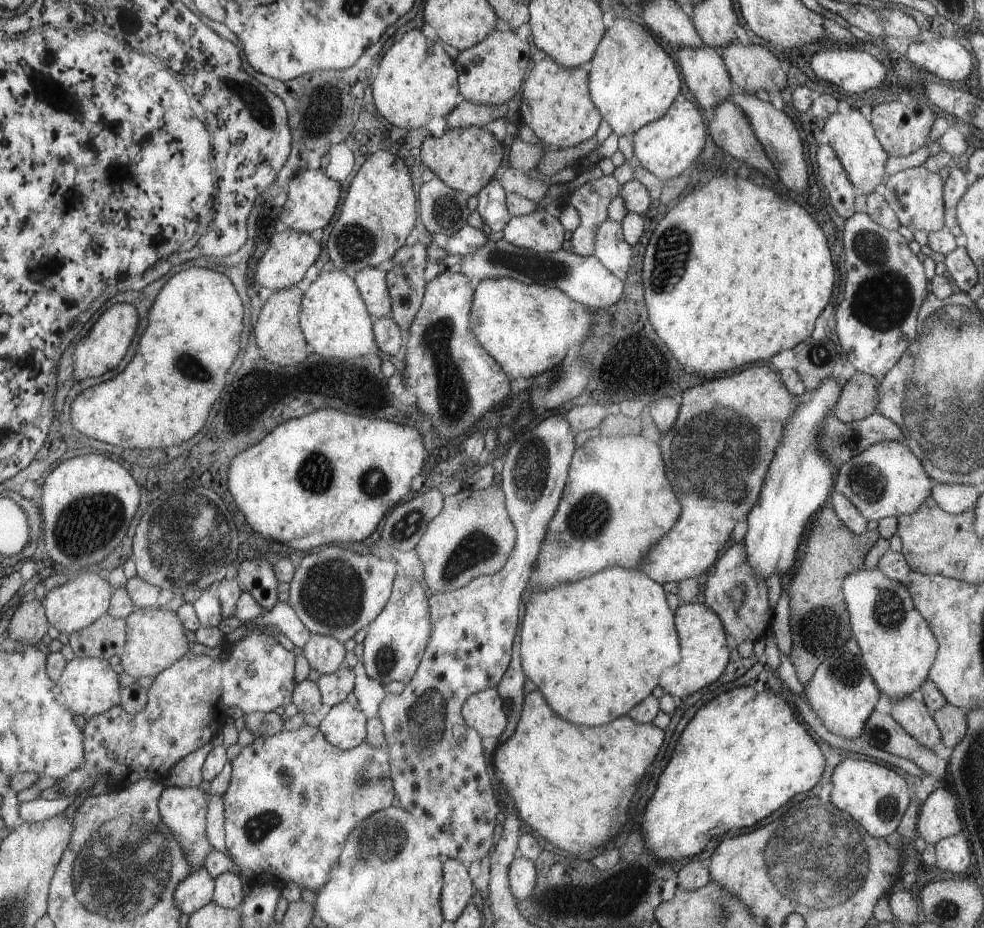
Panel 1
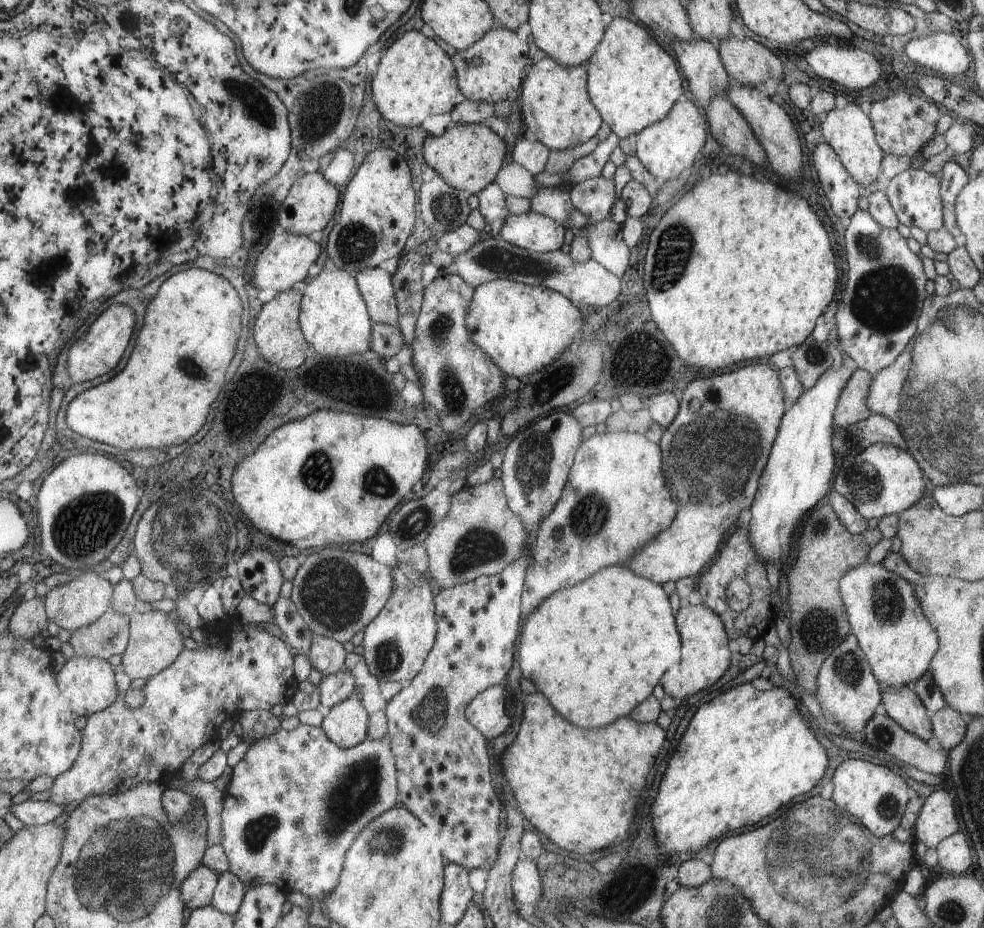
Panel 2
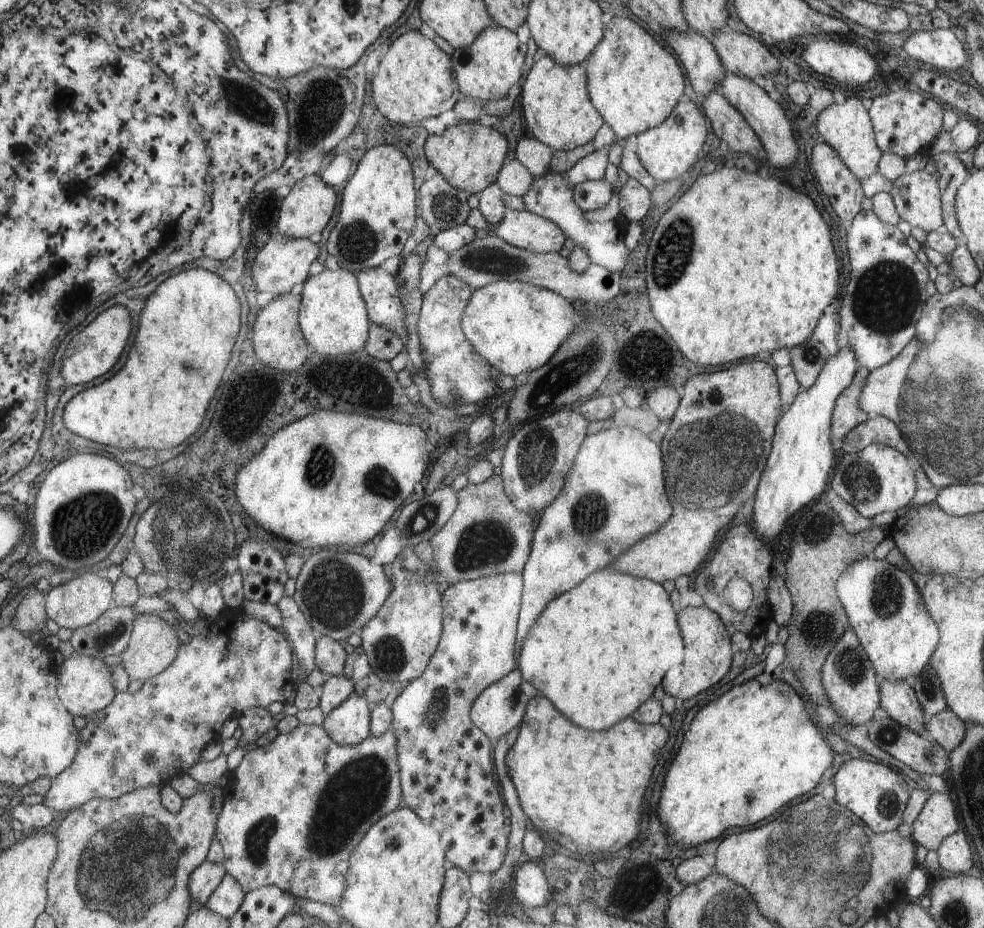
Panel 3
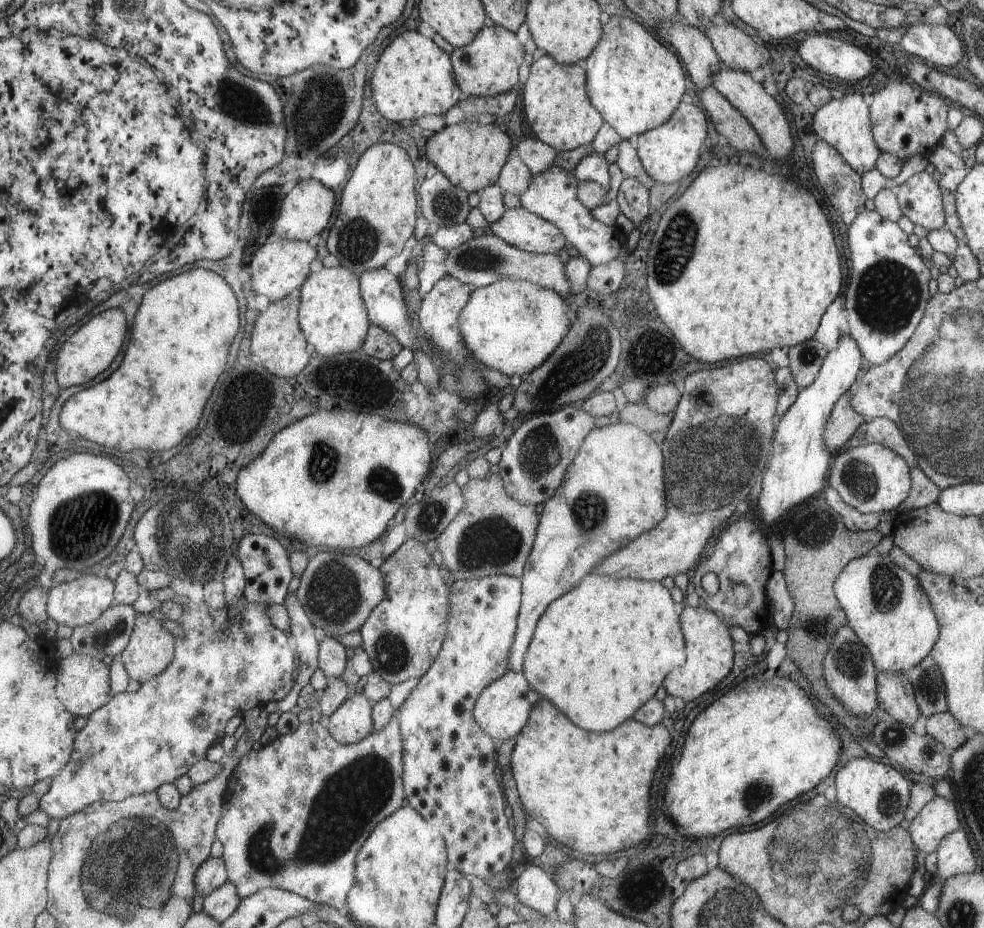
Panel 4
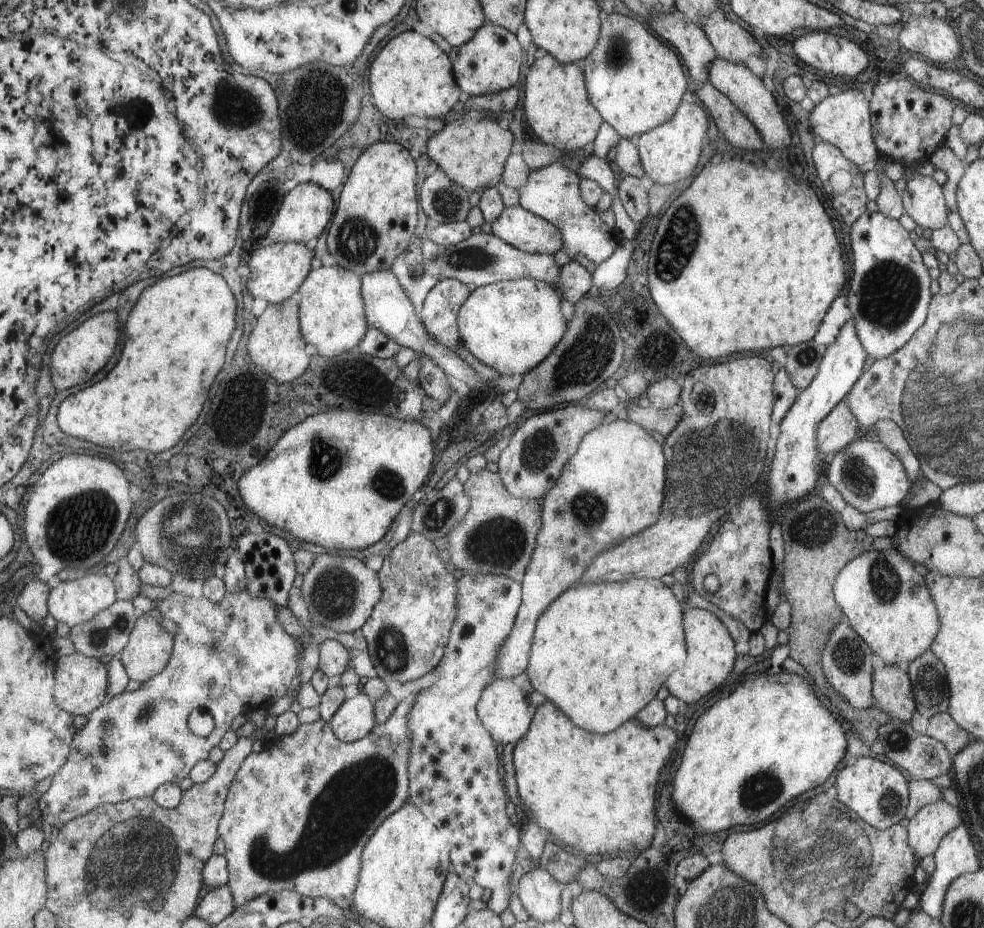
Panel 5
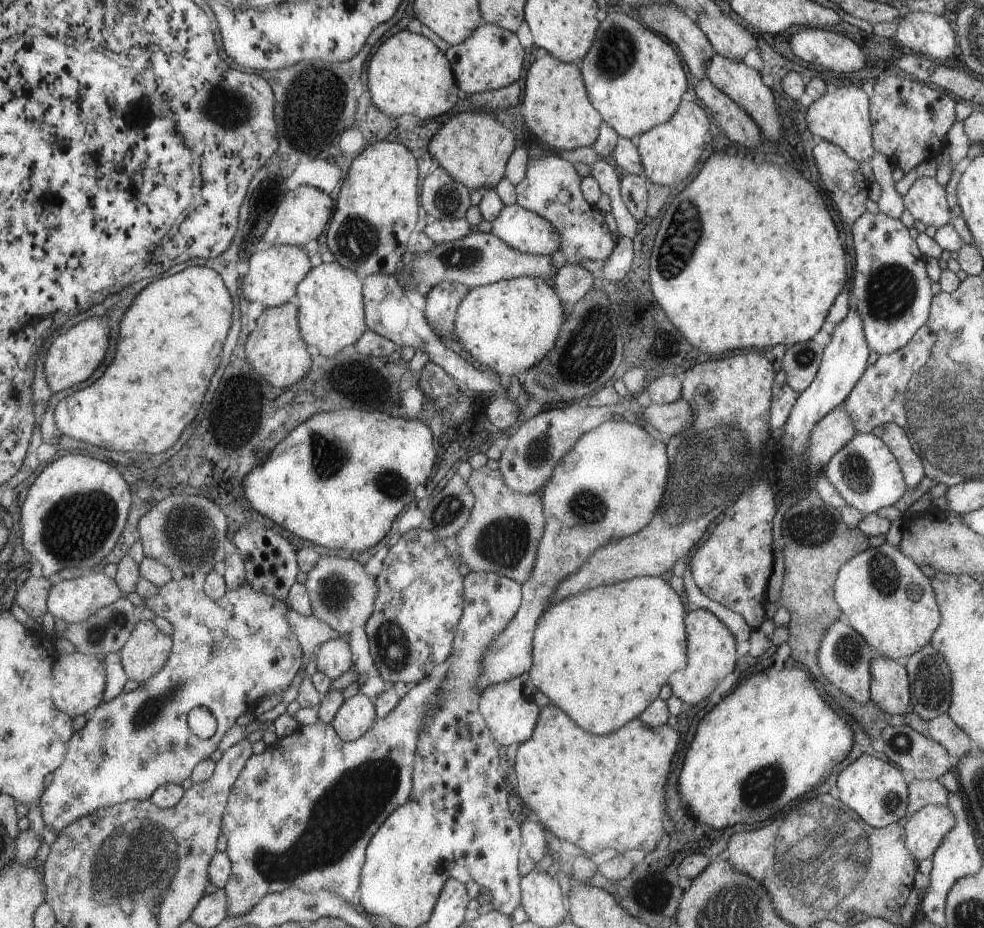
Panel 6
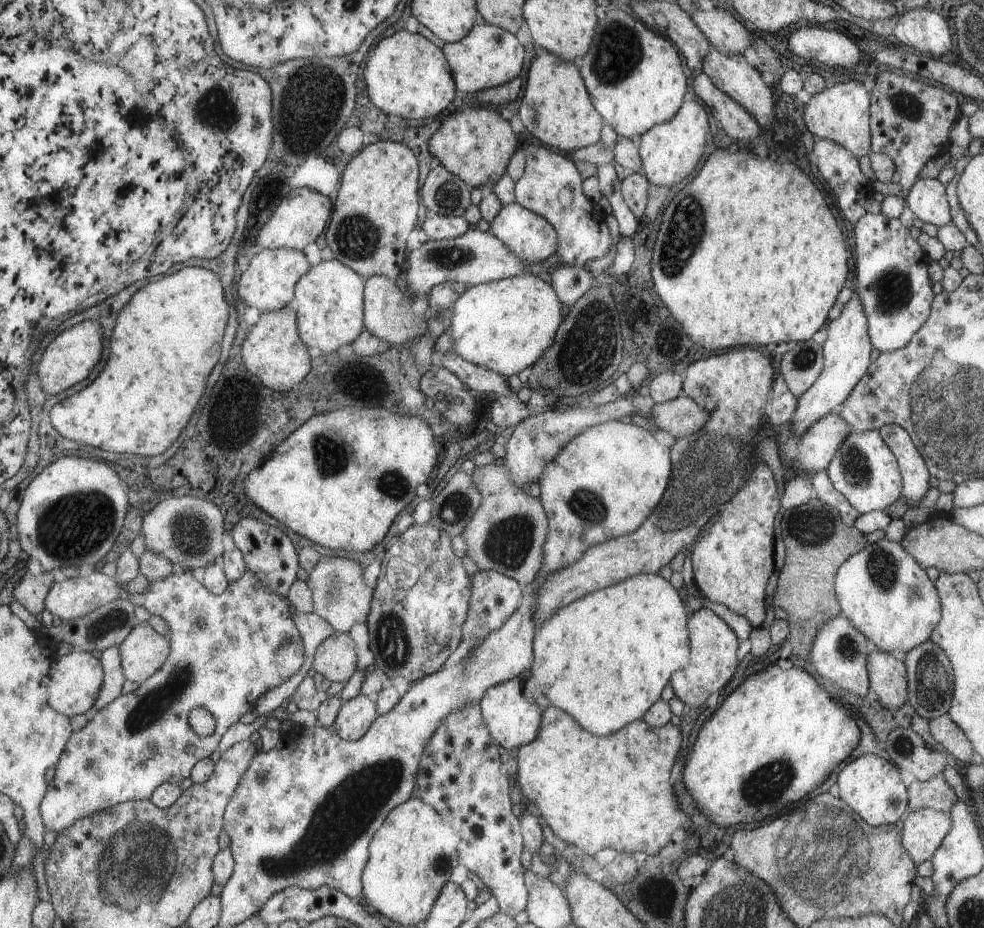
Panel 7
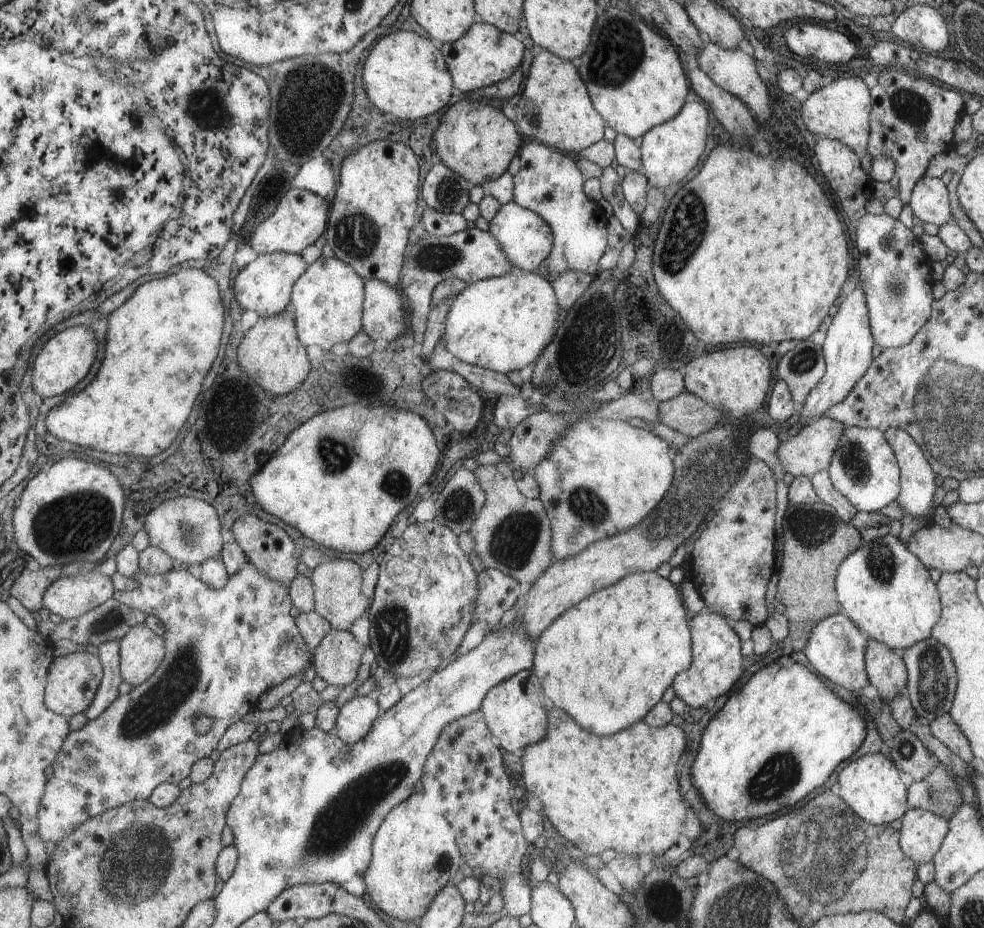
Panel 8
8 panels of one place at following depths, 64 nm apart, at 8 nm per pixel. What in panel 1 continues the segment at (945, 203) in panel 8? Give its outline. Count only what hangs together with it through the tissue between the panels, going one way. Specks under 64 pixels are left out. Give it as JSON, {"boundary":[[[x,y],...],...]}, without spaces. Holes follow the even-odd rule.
{"boundary":[[[922,165],[901,170],[889,178],[884,186],[883,197],[894,209],[902,226],[907,226],[912,231],[924,230],[927,233],[939,231],[944,226],[945,200],[942,200],[942,186],[945,184],[938,173],[932,173]]]}

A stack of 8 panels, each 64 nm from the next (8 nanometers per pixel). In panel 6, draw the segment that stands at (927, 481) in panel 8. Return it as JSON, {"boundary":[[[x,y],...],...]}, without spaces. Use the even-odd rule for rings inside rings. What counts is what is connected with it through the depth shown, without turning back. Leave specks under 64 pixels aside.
{"boundary":[[[888,423],[877,426],[872,433],[882,439],[882,442],[885,442],[886,446],[893,451],[904,471],[908,488],[915,489],[926,475],[925,465],[921,454],[913,446],[908,432],[899,423]]]}

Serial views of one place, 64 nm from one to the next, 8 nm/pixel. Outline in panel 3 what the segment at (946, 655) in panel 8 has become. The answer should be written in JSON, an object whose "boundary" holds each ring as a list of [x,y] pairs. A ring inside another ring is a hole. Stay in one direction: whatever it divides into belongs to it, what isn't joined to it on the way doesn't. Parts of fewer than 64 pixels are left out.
{"boundary":[[[928,664],[918,676],[911,676],[907,680],[916,691],[918,700],[926,714],[932,714],[932,716],[947,709],[947,702],[936,673]]]}

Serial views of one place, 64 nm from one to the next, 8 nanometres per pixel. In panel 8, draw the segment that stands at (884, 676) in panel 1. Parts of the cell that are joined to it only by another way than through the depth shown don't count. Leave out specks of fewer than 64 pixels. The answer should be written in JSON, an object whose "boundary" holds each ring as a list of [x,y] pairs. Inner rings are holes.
{"boundary":[[[893,533],[864,543],[861,549],[841,562],[836,591],[843,614],[849,616],[870,639],[892,650],[906,650],[917,642],[932,638],[934,625],[941,620],[941,593],[930,580],[928,568]]]}

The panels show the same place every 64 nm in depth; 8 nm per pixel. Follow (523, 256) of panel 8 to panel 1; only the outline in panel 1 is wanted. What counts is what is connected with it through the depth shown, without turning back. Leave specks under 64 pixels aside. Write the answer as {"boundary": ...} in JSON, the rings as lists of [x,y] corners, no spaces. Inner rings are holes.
{"boundary":[[[546,208],[527,215],[511,217],[503,232],[503,238],[509,243],[538,253],[562,249],[566,234],[556,213]]]}

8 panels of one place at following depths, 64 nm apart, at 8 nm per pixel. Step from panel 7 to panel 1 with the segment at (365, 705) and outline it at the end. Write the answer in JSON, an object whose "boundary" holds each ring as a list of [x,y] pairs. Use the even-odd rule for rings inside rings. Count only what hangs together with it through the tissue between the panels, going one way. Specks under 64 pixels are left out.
{"boundary":[[[344,702],[333,706],[326,716],[322,716],[317,728],[335,747],[353,749],[365,742],[368,720],[352,703]]]}

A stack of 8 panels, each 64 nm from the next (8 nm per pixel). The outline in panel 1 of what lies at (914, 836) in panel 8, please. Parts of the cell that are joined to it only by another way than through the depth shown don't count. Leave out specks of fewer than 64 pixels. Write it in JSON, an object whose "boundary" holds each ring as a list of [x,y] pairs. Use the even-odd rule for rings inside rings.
{"boundary":[[[946,788],[936,789],[928,798],[920,803],[917,818],[917,836],[921,836],[926,844],[936,845],[943,838],[964,833],[962,818],[958,814],[958,800]]]}

